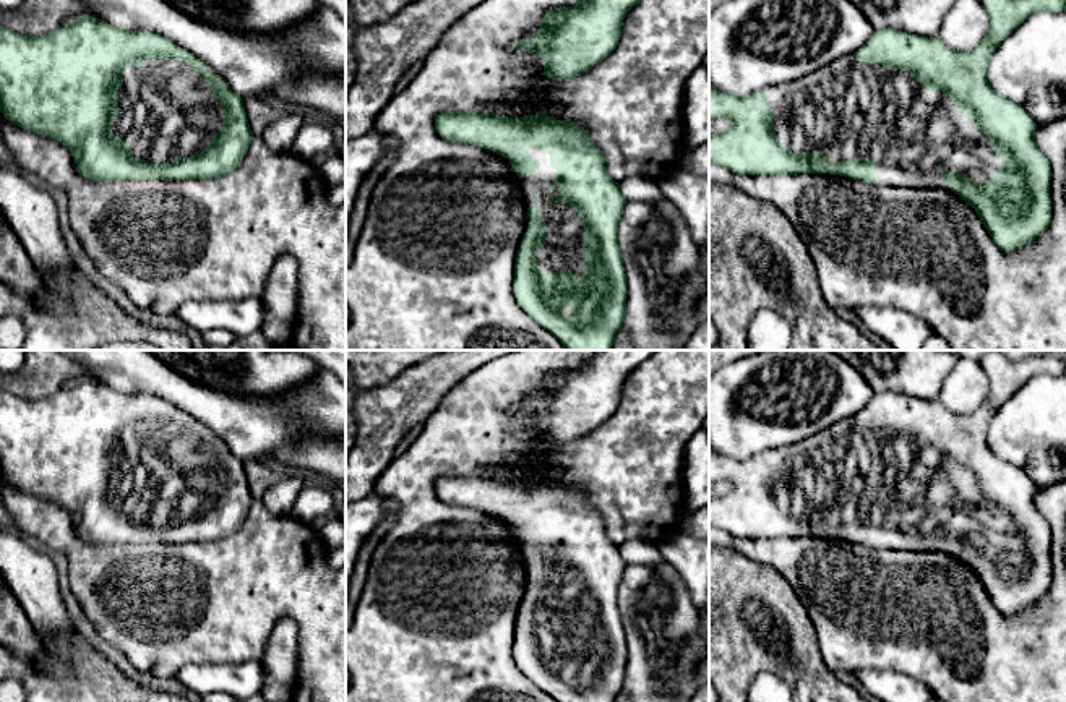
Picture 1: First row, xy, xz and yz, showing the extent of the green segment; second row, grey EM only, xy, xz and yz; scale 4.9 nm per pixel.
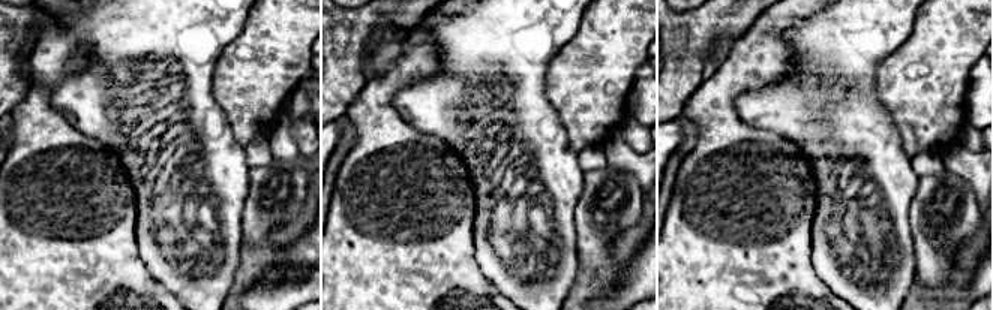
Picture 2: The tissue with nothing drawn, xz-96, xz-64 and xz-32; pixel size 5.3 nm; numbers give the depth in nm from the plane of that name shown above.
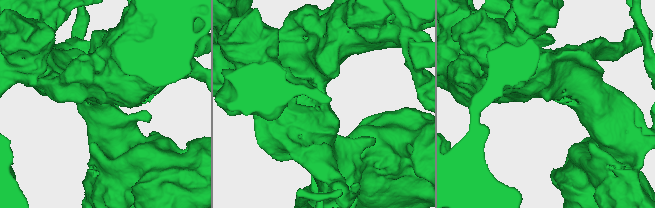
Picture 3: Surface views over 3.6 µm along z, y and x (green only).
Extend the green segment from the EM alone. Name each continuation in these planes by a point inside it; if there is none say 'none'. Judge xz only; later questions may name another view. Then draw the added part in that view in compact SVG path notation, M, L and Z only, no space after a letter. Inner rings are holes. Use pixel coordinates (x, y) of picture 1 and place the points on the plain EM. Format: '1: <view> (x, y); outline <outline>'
1: xz (562, 613); outline M539 511L529 512L529 519L540 525L532 538L521 540L524 564L527 571L537 569L545 582L545 606L535 613L535 623L542 637L571 632L582 640L582 580L560 564L552 567L550 559L560 561L558 550L552 554L550 546L557 543L557 533L550 530L550 517Z

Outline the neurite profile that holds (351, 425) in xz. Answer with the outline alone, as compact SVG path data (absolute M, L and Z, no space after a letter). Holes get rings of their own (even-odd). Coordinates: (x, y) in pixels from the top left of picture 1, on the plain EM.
M346 387L346 457L355 444L355 413L354 413L354 391Z

